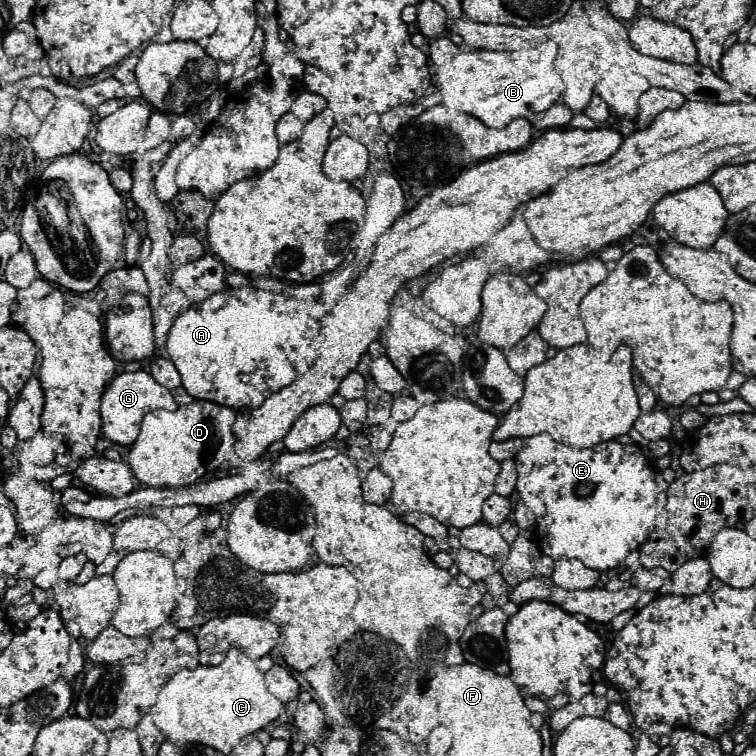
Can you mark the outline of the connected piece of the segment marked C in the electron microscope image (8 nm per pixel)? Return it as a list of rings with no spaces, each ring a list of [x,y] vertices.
[[[232,648],[220,666],[198,666],[174,674],[152,706],[156,726],[172,742],[202,742],[224,754],[232,754],[244,736],[256,734],[282,712],[284,702],[268,692],[264,672],[238,648]]]

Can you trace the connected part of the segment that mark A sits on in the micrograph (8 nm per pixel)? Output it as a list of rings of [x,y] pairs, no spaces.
[[[250,286],[222,288],[208,296],[208,300],[192,302],[192,306],[176,318],[168,336],[168,354],[182,376],[184,390],[192,398],[210,398],[212,402],[242,410],[258,408],[268,396],[292,384],[318,356],[312,342],[320,334],[320,324],[310,318],[308,312],[300,312],[300,308],[300,300],[292,296]]]

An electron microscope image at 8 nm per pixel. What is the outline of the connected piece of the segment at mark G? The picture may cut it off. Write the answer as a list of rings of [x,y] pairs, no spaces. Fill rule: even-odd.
[[[136,370],[136,372],[122,372],[118,374],[106,388],[104,396],[102,396],[102,430],[104,434],[120,444],[120,446],[128,446],[136,440],[138,432],[140,432],[140,424],[144,420],[144,416],[152,410],[176,410],[178,404],[172,398],[170,390],[160,386],[158,382],[154,382],[154,378],[144,372],[144,370]]]

